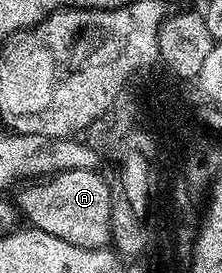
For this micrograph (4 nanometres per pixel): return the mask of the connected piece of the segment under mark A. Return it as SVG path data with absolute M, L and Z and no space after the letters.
M68 170L41 182L26 182L17 189L16 207L31 228L38 228L52 238L72 242L86 250L105 248L111 243L110 219L112 218L111 181L101 176L101 171Z

